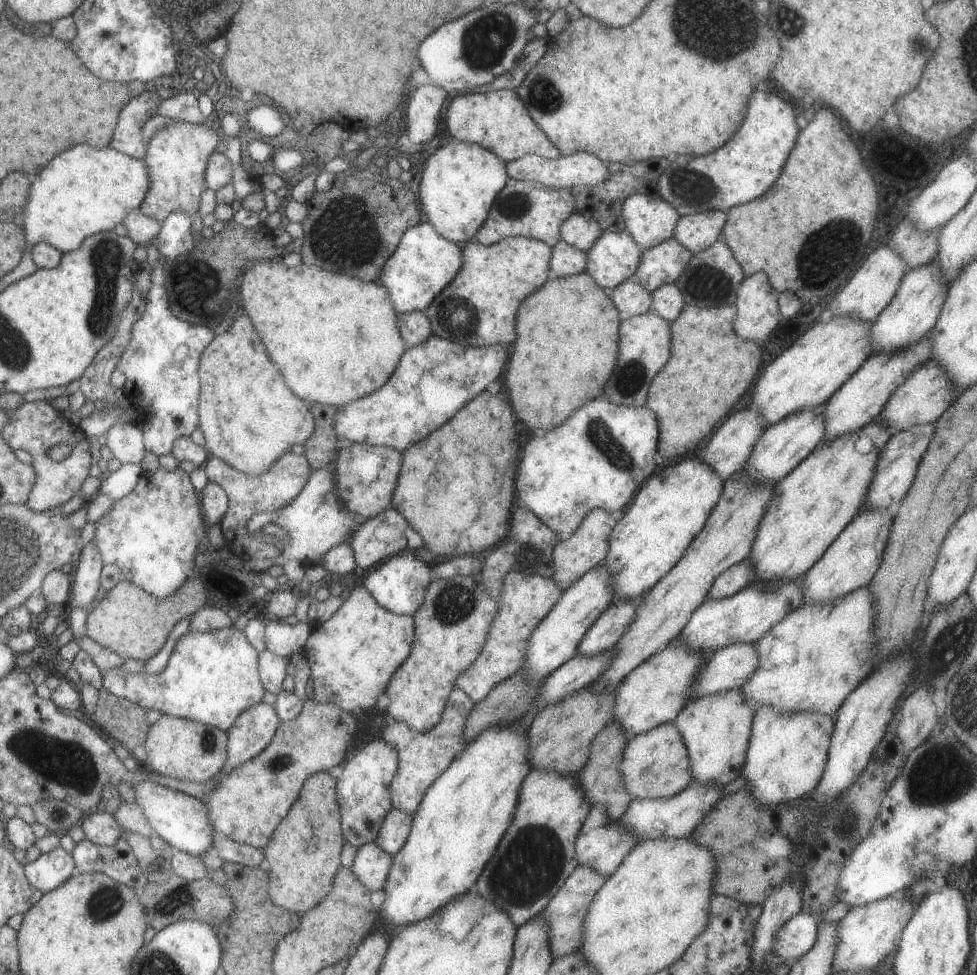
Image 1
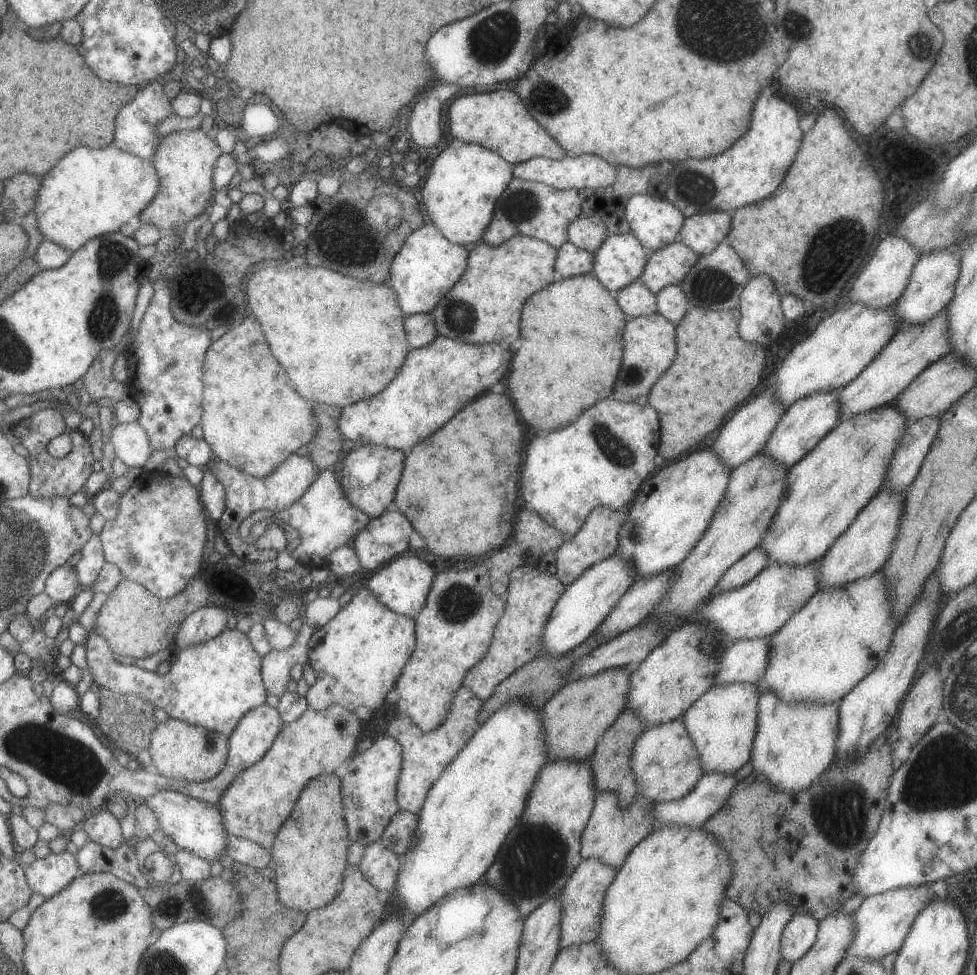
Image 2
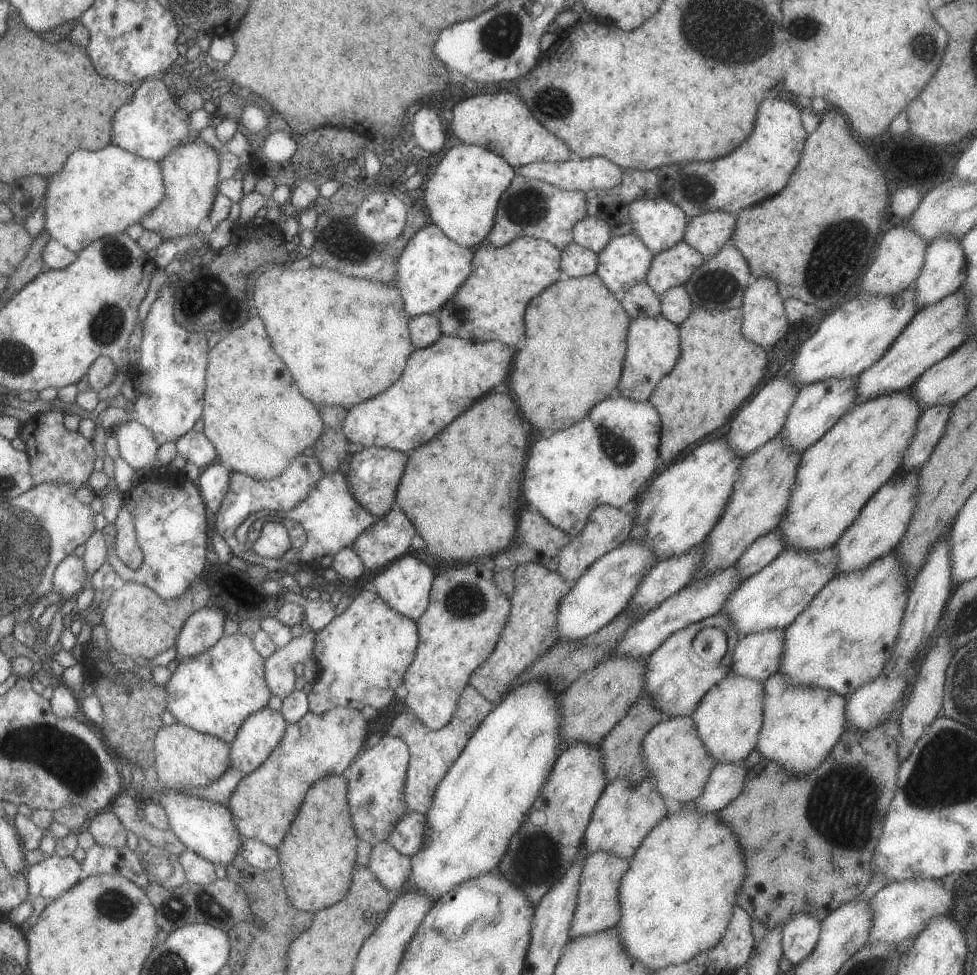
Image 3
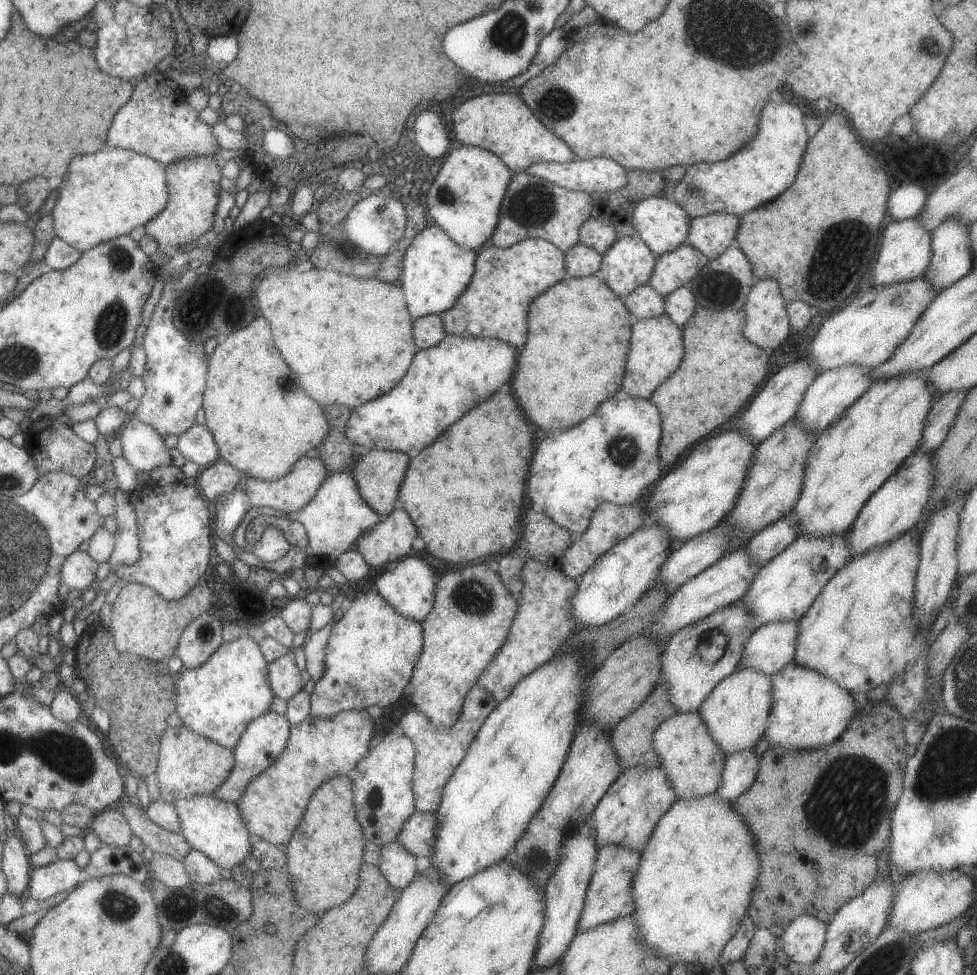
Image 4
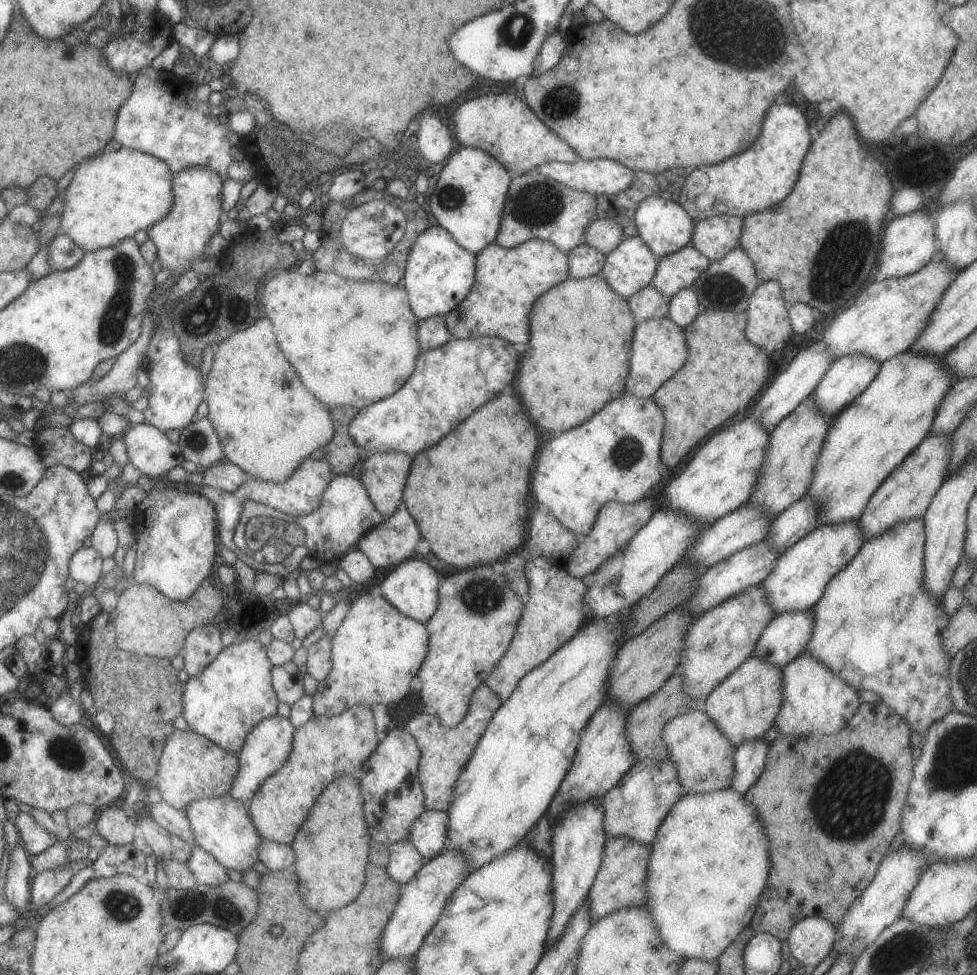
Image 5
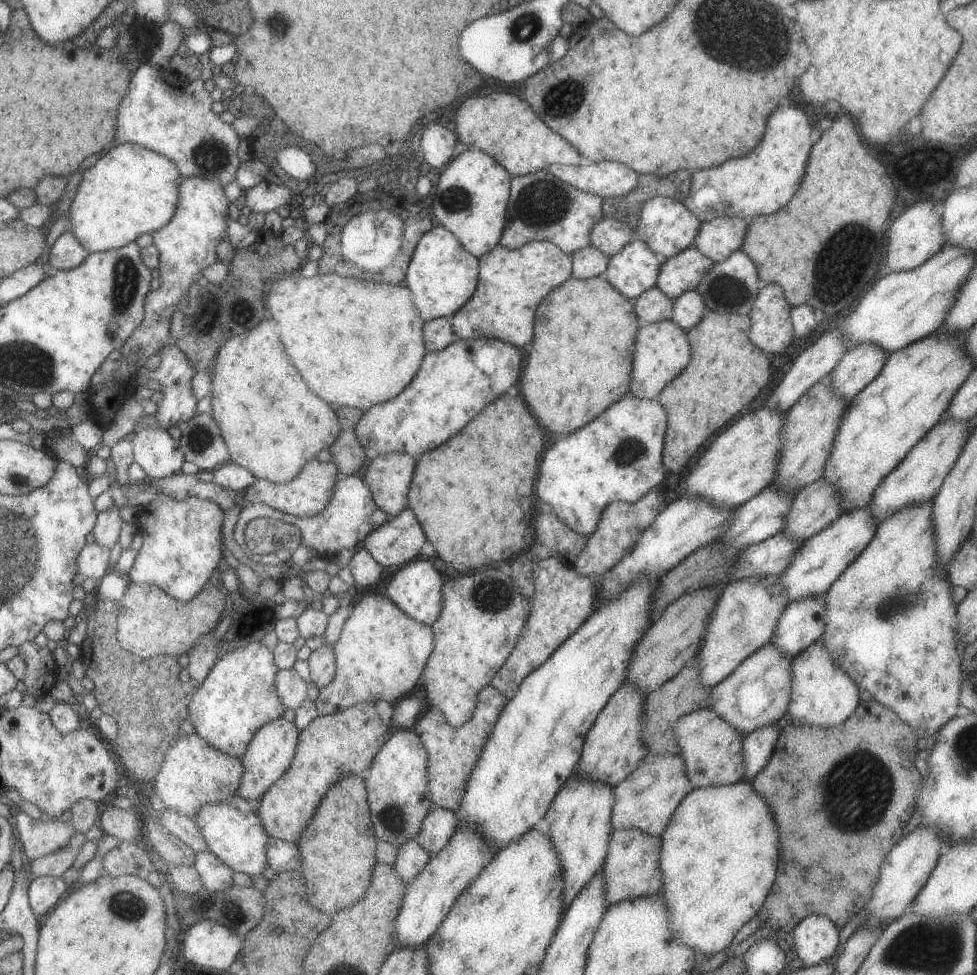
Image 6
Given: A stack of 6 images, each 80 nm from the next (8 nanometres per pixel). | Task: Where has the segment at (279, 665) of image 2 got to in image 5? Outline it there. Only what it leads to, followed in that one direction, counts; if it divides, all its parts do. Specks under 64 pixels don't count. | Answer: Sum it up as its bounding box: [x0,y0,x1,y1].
[270,661,304,707]

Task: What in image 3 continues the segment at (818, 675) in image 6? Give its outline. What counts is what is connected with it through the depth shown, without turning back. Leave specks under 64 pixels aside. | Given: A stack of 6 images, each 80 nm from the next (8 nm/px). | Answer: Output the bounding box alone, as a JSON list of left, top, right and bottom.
[755,673,847,773]

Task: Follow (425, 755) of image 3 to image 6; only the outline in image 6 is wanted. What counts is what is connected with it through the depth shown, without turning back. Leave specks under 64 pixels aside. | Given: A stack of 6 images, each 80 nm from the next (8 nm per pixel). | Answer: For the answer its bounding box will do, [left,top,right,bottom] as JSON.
[411,685,507,813]

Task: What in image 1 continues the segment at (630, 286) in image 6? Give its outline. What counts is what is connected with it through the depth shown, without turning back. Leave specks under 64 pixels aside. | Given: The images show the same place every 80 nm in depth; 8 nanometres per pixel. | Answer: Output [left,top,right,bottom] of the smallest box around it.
[585,230,641,289]

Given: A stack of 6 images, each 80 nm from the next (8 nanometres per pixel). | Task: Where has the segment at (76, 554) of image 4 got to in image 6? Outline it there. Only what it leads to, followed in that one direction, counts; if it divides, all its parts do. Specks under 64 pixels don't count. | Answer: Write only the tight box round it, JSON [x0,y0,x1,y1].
[76,542,112,582]

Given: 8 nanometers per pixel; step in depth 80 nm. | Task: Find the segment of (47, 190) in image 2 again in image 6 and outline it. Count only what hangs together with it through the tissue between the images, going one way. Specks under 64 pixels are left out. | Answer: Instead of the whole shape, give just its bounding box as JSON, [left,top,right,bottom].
[67,143,182,253]

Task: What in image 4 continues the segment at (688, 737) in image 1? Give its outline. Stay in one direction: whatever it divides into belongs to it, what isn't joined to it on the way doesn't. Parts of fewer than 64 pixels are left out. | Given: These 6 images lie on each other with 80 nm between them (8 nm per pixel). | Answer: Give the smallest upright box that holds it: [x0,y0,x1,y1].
[700,667,772,754]

